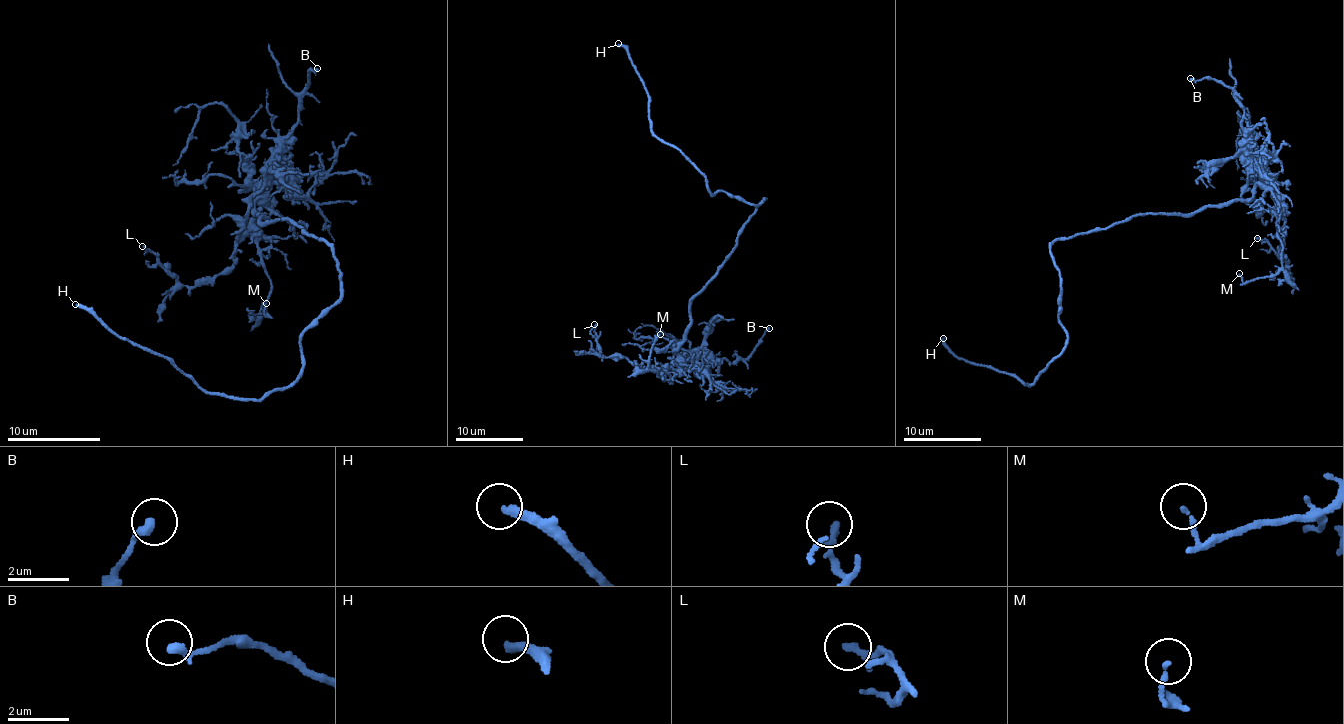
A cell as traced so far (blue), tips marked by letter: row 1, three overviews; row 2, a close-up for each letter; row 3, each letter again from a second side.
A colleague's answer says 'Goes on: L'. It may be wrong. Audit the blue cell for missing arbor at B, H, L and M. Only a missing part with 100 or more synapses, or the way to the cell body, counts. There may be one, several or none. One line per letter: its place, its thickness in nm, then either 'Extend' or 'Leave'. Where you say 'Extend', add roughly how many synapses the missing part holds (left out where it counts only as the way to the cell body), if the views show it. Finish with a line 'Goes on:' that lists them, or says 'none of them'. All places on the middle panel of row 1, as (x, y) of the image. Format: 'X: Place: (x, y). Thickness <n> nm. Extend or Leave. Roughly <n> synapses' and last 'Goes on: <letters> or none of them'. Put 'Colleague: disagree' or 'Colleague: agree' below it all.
B: Place: (769, 328). Thickness 280 nm. Leave
H: Place: (618, 43). Thickness 280 nm. Extend
L: Place: (594, 324). Thickness 200 nm. Leave
M: Place: (660, 334). Thickness 140 nm. Leave
Goes on: H
Colleague: disagree

